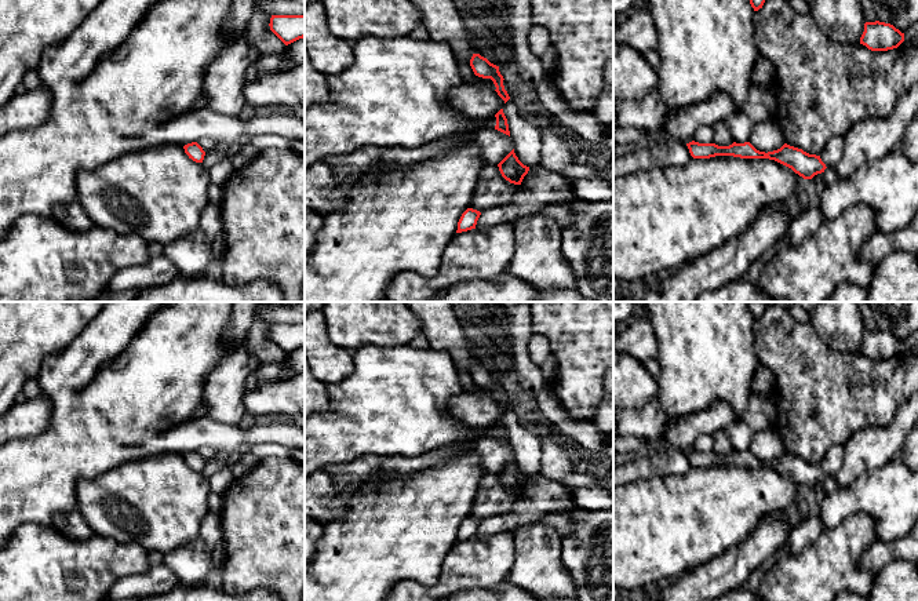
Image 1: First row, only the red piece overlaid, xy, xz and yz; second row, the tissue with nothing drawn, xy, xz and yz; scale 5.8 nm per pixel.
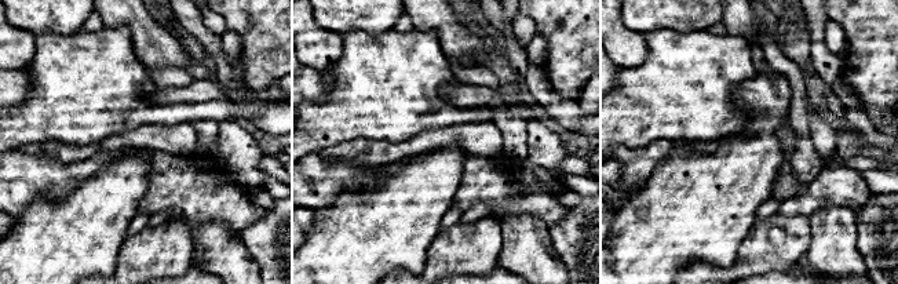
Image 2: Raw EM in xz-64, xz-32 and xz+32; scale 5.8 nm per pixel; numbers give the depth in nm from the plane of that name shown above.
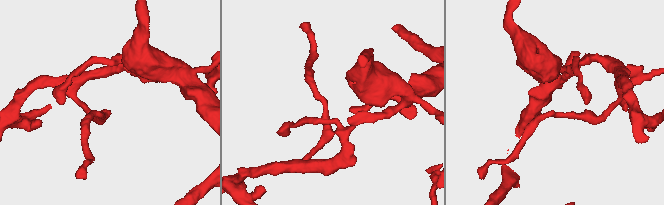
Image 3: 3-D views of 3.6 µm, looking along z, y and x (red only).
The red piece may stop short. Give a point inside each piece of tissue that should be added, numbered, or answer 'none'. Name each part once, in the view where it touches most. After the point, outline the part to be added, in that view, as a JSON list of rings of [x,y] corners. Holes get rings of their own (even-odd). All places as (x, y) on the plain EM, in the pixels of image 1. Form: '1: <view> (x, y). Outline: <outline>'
none

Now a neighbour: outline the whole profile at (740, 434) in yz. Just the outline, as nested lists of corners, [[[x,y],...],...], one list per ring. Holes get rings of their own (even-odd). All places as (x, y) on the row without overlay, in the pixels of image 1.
[[[644,302],[649,323],[657,343],[657,361],[660,374],[657,400],[664,412],[674,420],[681,420],[692,414],[708,408],[715,401],[726,403],[735,420],[726,427],[733,451],[750,449],[754,430],[742,420],[748,398],[753,393],[751,383],[759,360],[755,352],[754,317],[748,302]]]

